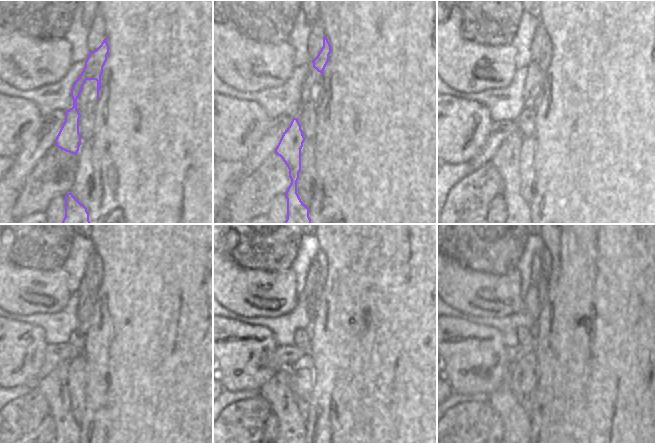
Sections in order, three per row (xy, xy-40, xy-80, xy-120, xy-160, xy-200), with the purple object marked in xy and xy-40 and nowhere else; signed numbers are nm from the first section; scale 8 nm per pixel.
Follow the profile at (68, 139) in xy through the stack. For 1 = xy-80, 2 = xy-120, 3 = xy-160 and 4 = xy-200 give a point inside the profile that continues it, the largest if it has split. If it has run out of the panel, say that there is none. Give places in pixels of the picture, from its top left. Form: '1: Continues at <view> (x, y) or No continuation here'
1: Continues at xy-80 (506, 160)
2: Continues at xy-120 (54, 388)
3: Continues at xy-160 (277, 392)
4: Continues at xy-200 (516, 424).

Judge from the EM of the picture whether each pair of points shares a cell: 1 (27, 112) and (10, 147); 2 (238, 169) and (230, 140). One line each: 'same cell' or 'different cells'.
1: same cell
2: different cells

